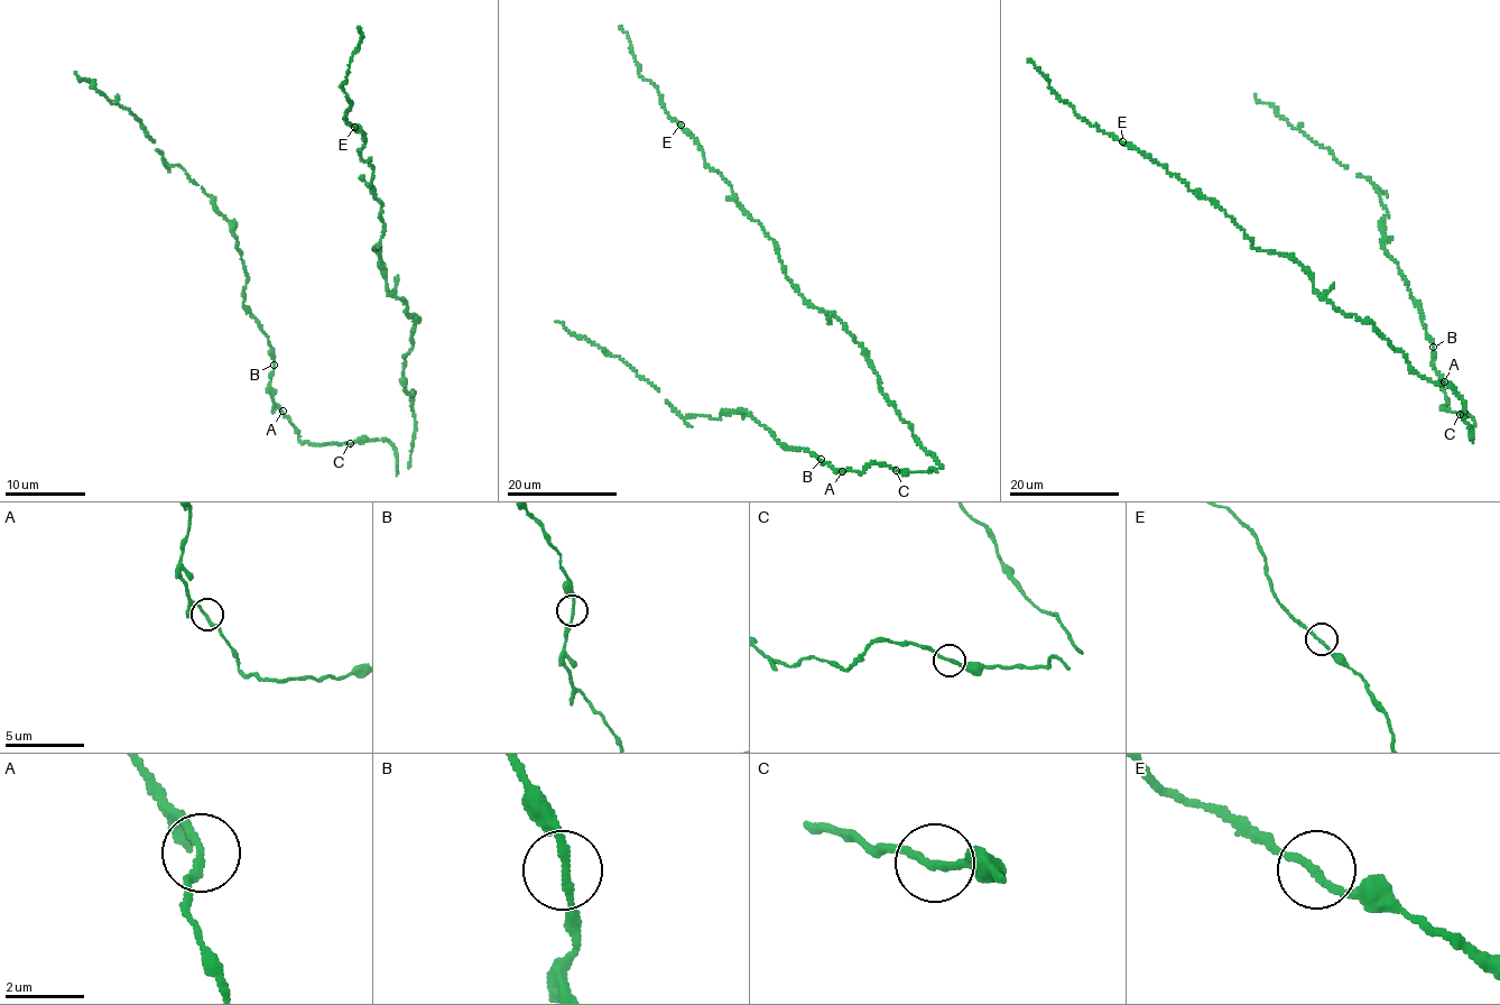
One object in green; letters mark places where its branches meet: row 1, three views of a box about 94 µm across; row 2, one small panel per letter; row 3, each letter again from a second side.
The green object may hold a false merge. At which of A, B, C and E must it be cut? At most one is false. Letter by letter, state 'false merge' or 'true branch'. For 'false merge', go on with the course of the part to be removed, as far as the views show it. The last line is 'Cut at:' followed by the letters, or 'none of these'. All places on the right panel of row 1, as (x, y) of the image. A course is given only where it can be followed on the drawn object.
A: true branch
B: true branch
C: true branch
E: true branch
Cut at: none of these

